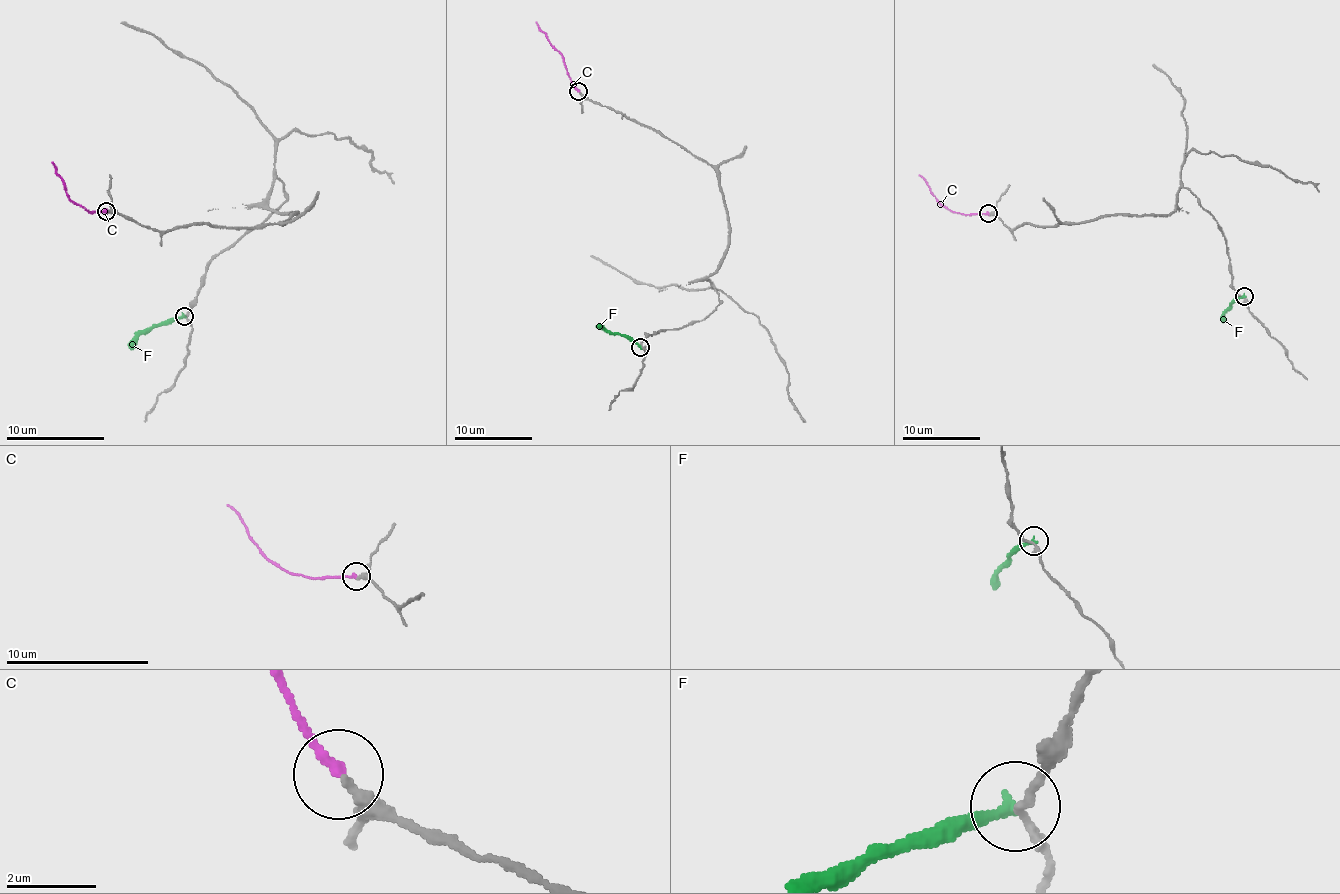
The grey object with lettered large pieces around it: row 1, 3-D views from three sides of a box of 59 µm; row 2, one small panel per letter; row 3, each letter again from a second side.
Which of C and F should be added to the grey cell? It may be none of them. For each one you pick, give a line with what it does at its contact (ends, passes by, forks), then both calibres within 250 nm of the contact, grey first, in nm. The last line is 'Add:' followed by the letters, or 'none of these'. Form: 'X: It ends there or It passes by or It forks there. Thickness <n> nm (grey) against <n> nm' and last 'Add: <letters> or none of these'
C: It ends there. Thickness 220 nm (grey) against 240 nm
Add: C

